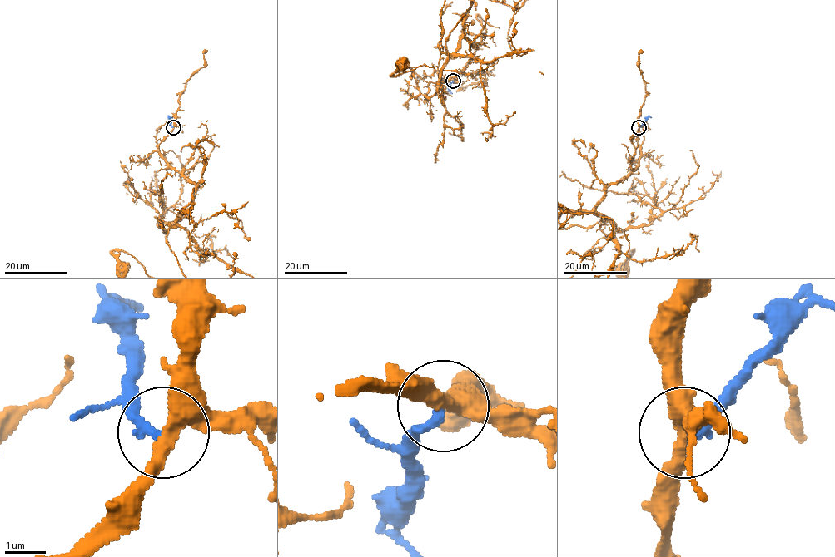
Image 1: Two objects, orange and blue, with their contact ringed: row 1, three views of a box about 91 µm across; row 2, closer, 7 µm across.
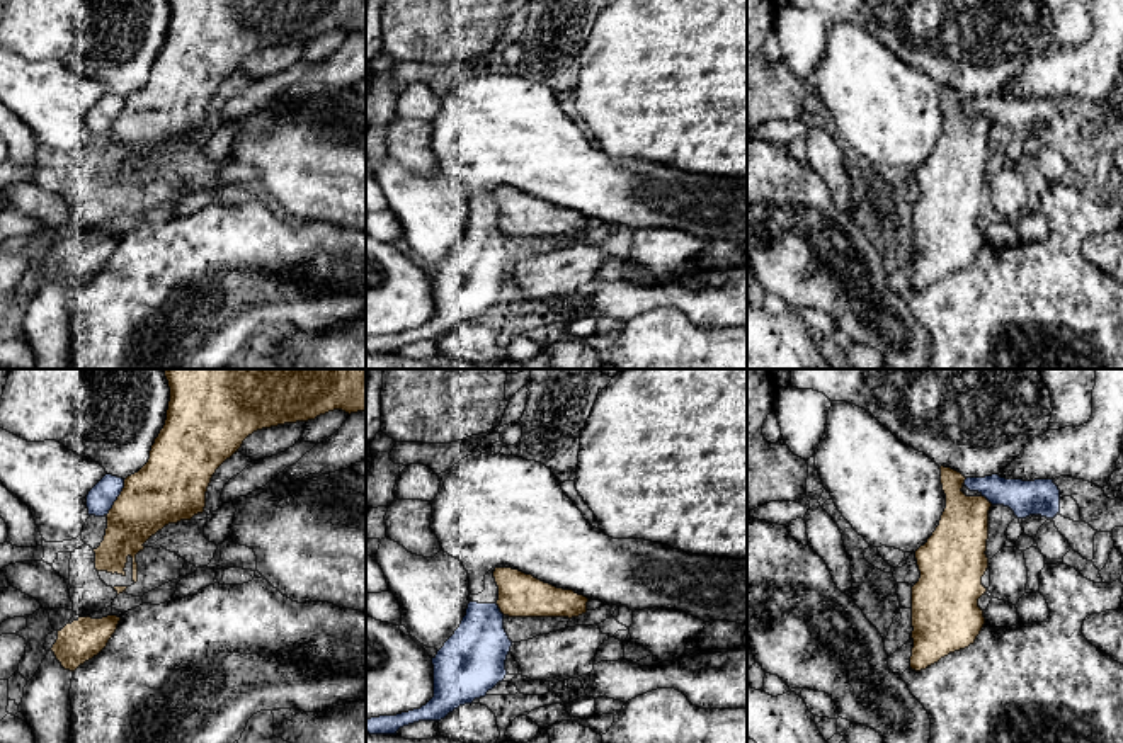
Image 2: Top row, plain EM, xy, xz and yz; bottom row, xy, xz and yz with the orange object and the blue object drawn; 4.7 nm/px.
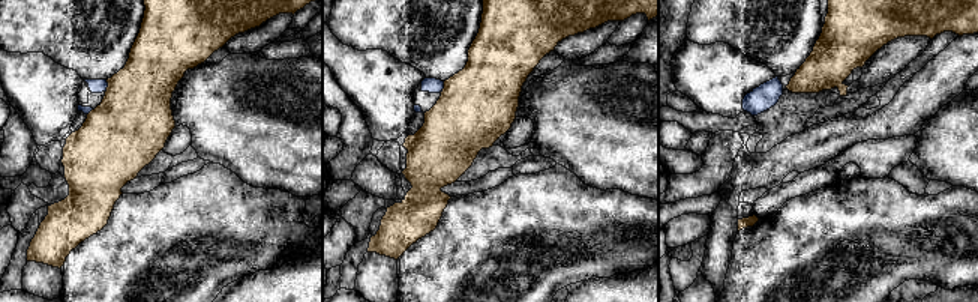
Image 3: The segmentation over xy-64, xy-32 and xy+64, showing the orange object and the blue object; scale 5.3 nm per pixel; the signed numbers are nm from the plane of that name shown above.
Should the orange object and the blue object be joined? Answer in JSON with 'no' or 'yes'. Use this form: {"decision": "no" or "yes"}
{"decision": "no"}

